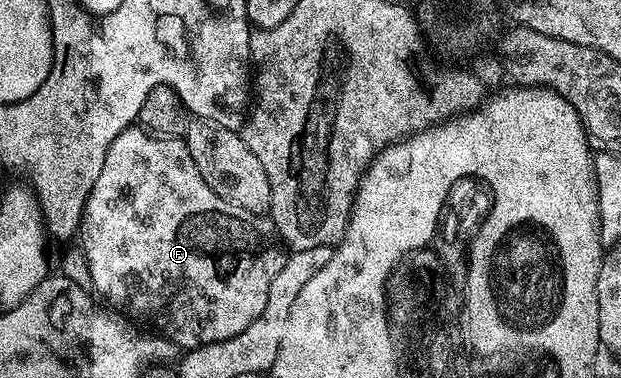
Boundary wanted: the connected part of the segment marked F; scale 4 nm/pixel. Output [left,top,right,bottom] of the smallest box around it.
[80,127,287,351]

